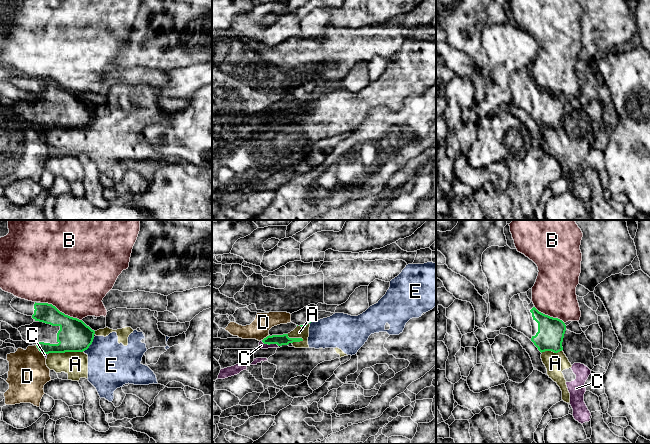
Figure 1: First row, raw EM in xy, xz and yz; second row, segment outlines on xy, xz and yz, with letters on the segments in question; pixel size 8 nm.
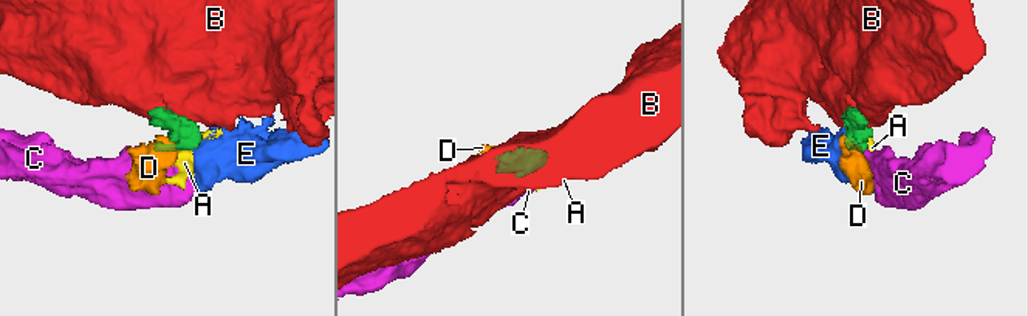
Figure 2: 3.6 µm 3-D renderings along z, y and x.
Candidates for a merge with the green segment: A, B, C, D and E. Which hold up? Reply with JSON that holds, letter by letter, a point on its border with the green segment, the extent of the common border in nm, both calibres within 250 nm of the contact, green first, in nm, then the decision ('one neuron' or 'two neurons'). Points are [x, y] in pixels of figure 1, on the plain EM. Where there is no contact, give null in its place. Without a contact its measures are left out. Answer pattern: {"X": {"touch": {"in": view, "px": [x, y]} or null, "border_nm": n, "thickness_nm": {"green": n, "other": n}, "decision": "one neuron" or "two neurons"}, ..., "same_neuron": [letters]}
{"A": {"touch": {"in": "xy", "px": [65, 127]}, "border_nm": 280, "thickness_nm": {"green": 260, "other": 200}, "decision": "two neurons"}, "B": {"touch": {"in": "xy", "px": [61, 88]}, "border_nm": 360, "thickness_nm": {"green": 260, "other": 480}, "decision": "two neurons"}, "C": {"touch": {"in": "xz", "px": [270, 119]}, "border_nm": 150, "thickness_nm": {"green": 90, "other": 50}, "decision": "two neurons"}, "D": {"touch": {"in": "xy", "px": [39, 126]}, "border_nm": 100, "thickness_nm": {"green": 170, "other": 320}, "decision": "two neurons"}, "E": {"touch": {"in": "xy", "px": [91, 119]}, "border_nm": 150, "thickness_nm": {"green": 260, "other": 380}, "decision": "two neurons"}, "same_neuron": []}

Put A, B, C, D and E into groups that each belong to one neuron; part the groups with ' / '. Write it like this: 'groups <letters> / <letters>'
groups A C E / B / D

